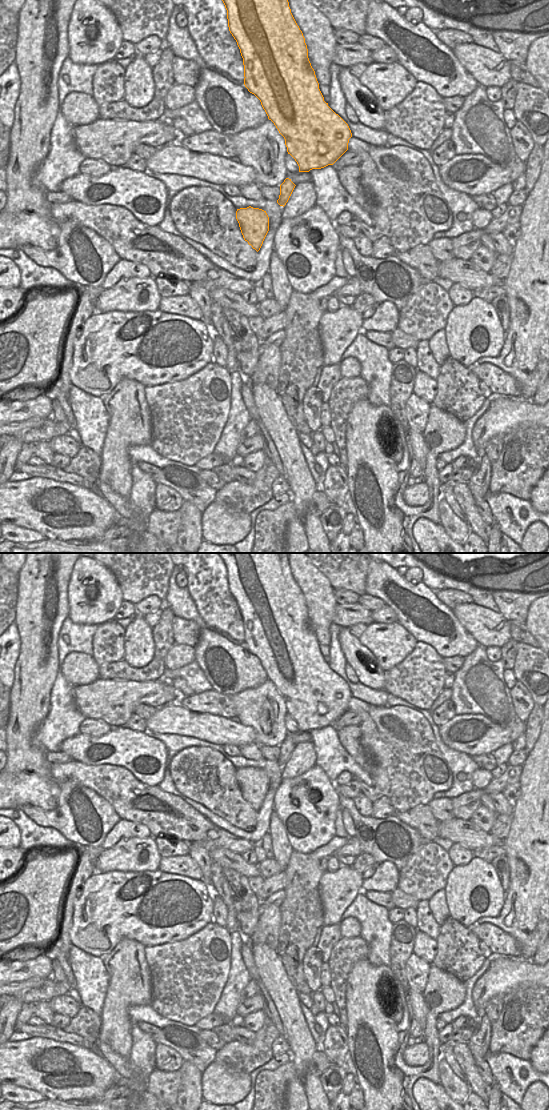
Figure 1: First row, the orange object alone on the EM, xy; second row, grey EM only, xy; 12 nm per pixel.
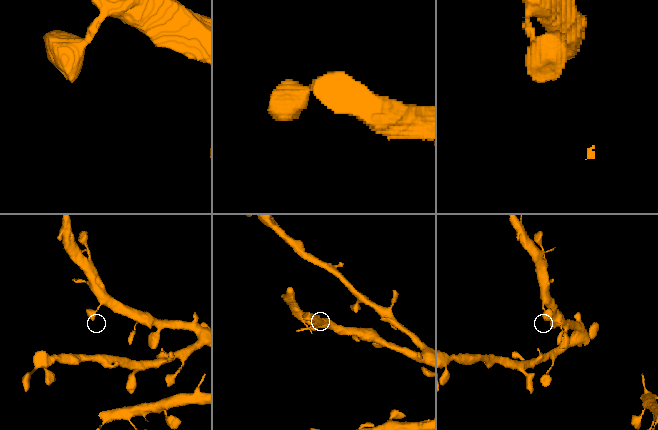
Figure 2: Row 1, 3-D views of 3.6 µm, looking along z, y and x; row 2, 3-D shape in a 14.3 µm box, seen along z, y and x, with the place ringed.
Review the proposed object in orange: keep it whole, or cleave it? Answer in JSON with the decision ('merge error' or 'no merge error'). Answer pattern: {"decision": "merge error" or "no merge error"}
{"decision": "no merge error"}

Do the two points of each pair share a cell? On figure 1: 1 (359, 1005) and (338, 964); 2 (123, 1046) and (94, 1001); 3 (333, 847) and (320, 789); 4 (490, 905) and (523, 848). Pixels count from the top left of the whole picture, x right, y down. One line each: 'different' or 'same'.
1: different
2: different
3: different
4: different

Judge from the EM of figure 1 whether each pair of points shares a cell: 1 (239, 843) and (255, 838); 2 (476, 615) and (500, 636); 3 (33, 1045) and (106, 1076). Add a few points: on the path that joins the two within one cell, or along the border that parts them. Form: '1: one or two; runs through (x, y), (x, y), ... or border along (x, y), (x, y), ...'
1: two; border along (226, 831), (257, 844)
2: one; runs through (479, 622), (489, 631), (493, 631)
3: one; runs through (51, 1045), (60, 1045), (71, 1050), (88, 1067)

